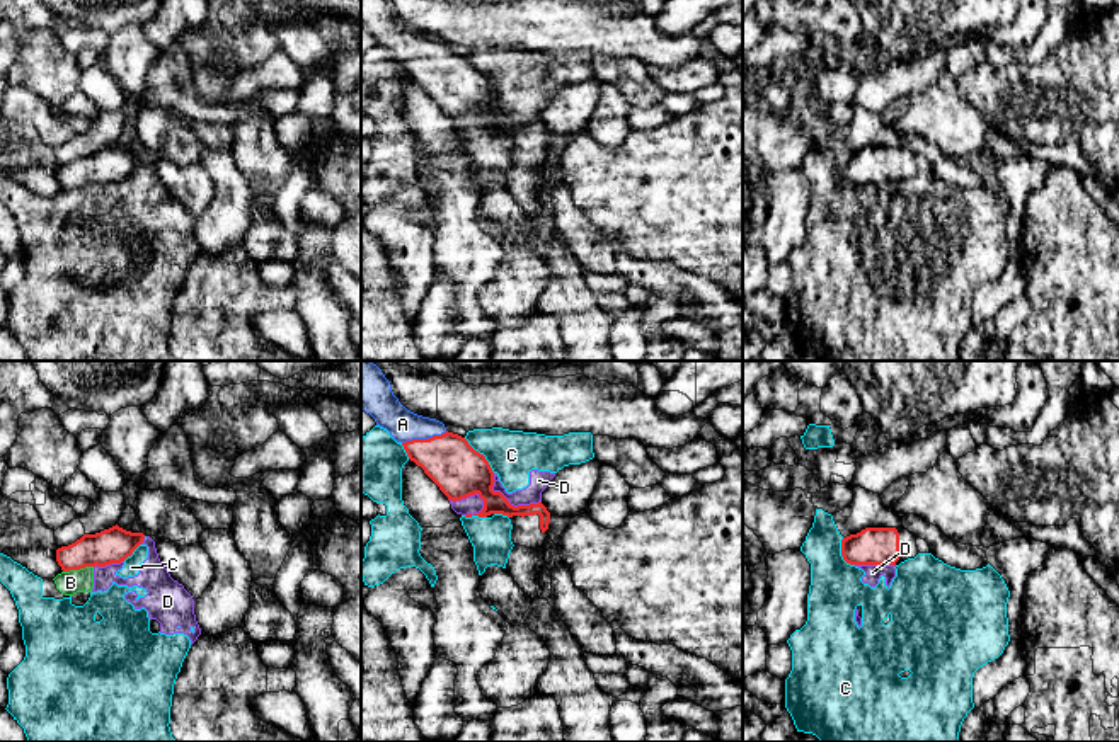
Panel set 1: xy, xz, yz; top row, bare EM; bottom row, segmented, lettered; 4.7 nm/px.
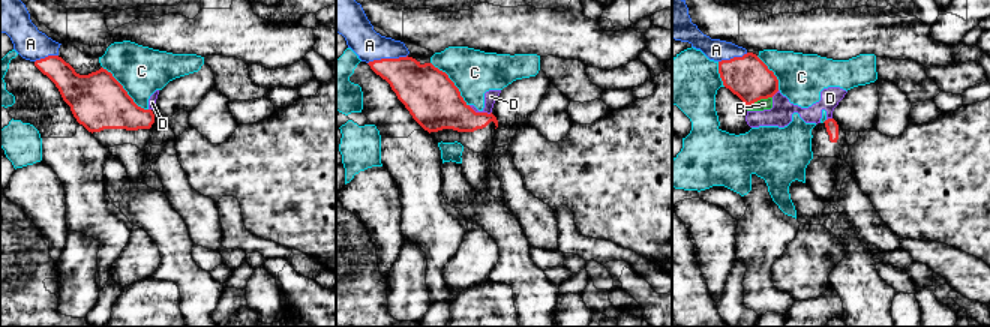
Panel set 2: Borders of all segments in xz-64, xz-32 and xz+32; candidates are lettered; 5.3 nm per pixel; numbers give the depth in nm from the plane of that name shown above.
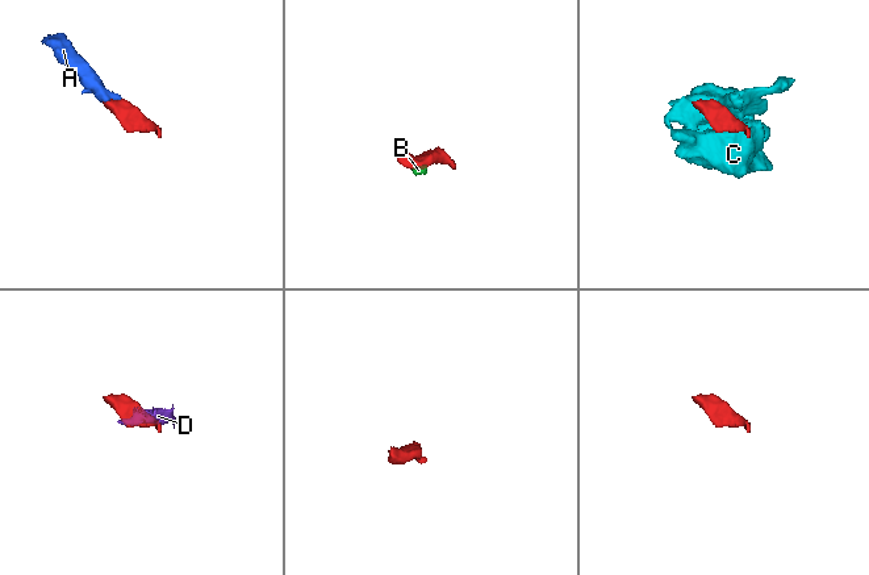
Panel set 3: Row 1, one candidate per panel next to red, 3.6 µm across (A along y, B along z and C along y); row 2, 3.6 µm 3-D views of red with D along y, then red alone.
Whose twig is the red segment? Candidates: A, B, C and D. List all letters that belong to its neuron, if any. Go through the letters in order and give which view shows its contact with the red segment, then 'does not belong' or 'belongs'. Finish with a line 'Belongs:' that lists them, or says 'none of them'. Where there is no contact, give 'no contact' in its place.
A: meets red in xz; belongs
B: meets red in xy; does not belong
C: meets red in xz; does not belong
D: meets red in xz; does not belong
Belongs: A

